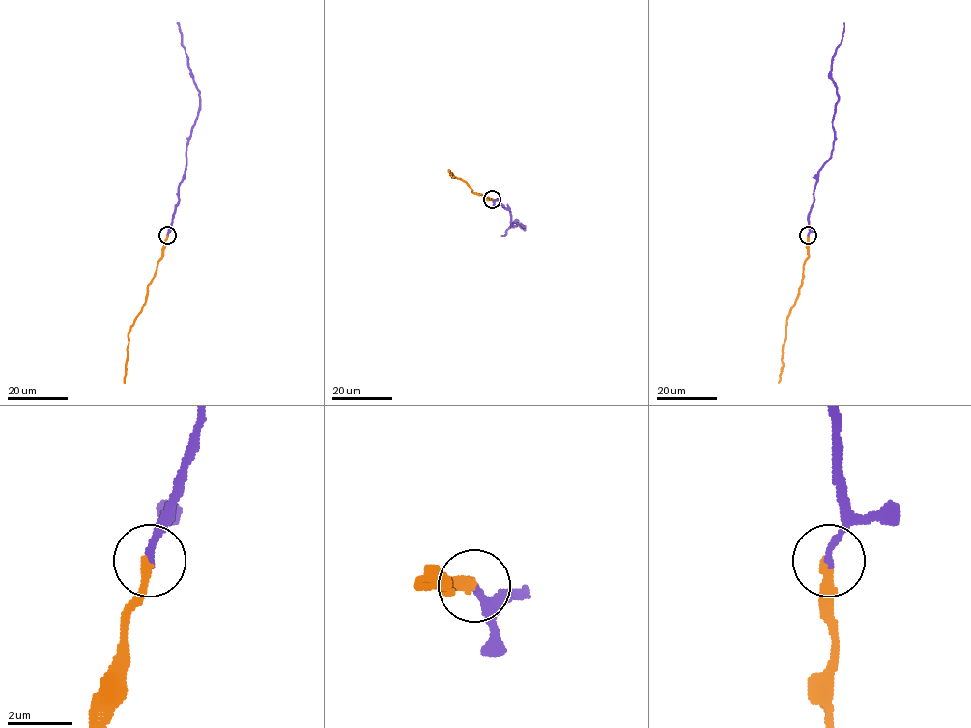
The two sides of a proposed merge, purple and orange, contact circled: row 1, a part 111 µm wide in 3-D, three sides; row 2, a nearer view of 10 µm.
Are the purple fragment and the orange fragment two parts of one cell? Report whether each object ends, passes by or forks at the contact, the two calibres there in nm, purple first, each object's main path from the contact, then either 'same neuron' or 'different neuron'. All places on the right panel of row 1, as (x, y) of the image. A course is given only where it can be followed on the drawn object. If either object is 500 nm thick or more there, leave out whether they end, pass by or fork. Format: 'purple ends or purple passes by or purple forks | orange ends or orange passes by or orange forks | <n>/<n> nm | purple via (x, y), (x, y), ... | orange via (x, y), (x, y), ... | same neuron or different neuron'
purple ends | orange ends | 240/280 nm | purple via (808, 235), (808, 214), (813, 200), (817, 174), (833, 148), (832, 120), (838, 100), (831, 70), (844, 22) | orange via (808, 235), (808, 258), (804, 263), (799, 295), (786, 319), (784, 366), (778, 383) | same neuron

